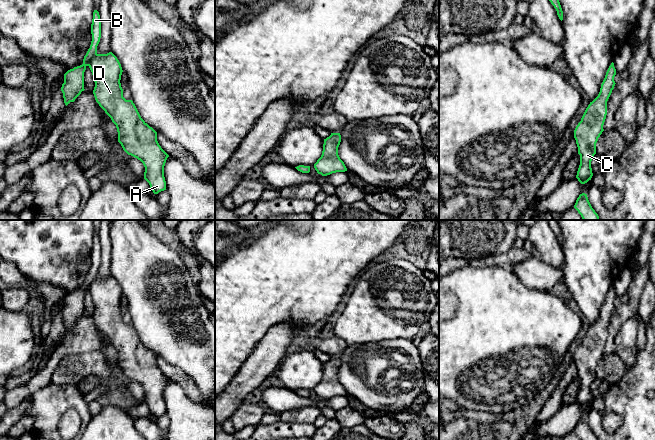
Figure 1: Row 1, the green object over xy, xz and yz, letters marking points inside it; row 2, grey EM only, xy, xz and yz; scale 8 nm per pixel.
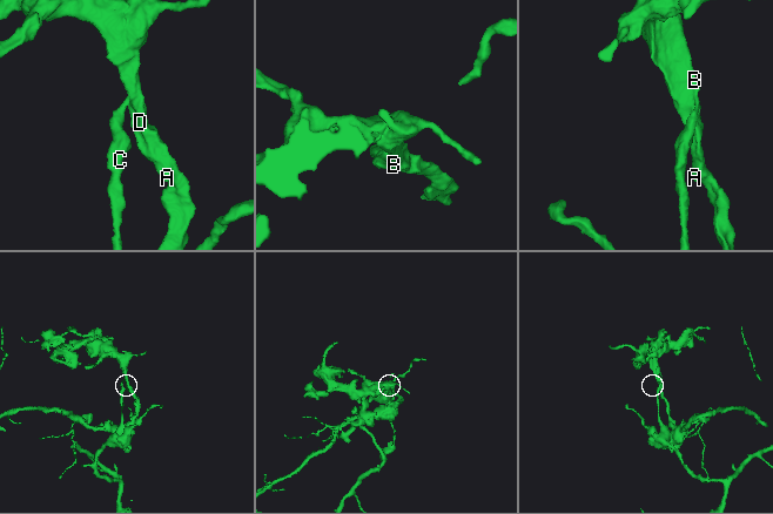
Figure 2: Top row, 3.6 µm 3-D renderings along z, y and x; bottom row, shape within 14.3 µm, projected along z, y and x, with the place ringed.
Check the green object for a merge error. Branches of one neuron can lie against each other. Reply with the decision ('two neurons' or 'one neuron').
two neurons

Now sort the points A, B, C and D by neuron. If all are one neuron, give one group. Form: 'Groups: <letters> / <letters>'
Groups: A B D / C

